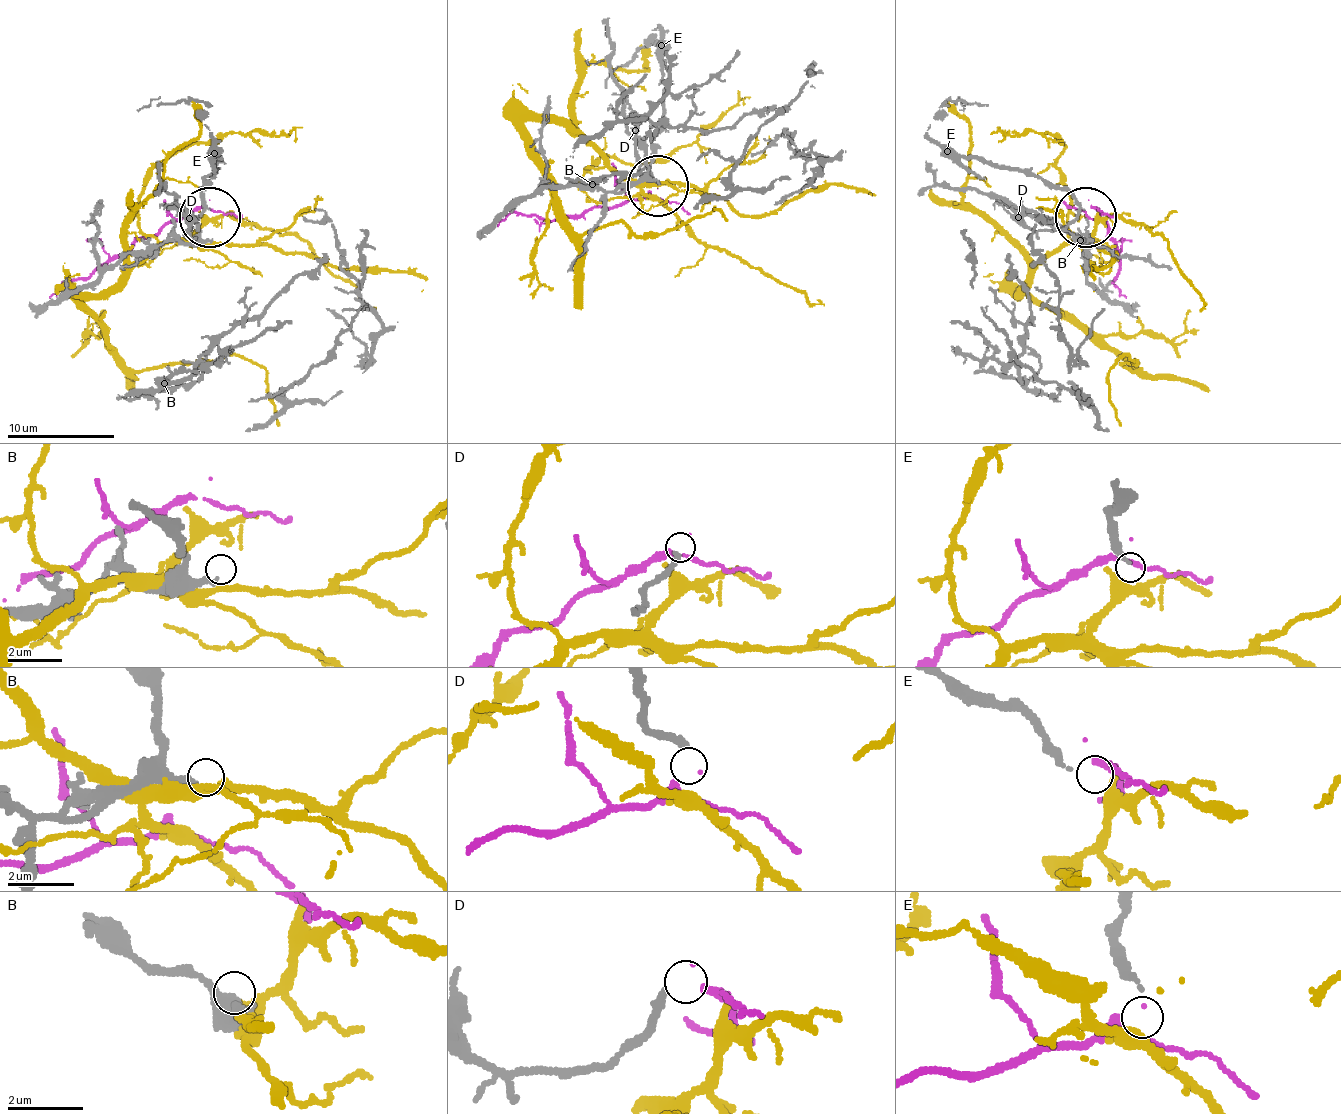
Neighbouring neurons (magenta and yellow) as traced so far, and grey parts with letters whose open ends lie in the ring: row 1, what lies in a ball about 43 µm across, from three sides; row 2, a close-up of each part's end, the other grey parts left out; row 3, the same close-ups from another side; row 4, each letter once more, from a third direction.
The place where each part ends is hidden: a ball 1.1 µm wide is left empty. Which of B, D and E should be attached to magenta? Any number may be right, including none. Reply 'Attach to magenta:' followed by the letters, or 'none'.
Attach to magenta: D

